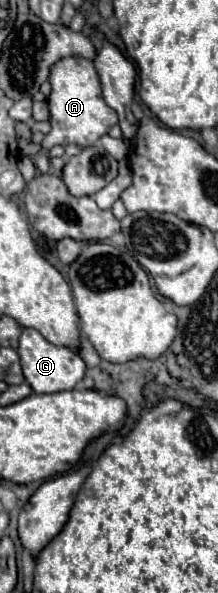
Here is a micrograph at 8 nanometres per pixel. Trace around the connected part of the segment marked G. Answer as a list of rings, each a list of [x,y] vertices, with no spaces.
[[[22,329],[18,355],[20,355],[24,377],[26,377],[28,385],[34,389],[34,393],[56,393],[56,391],[74,389],[84,377],[86,365],[84,365],[82,357],[78,355],[78,351],[74,351],[70,347],[52,345],[36,329]]]

